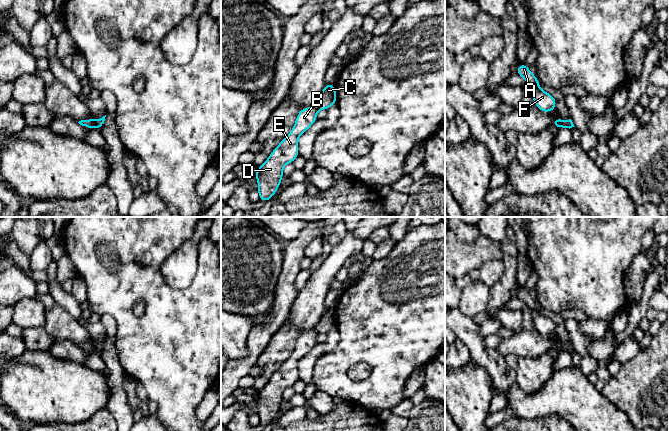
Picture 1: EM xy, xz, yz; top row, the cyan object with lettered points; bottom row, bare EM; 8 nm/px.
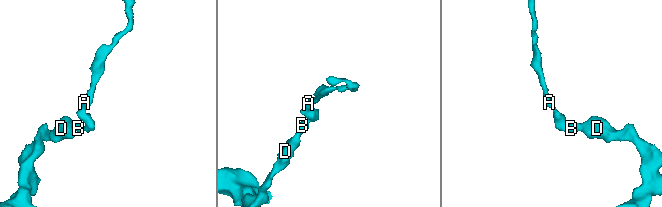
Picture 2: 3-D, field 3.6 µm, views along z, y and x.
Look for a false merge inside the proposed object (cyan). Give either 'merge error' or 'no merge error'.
merge error

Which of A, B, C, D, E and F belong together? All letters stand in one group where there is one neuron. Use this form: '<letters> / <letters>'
A C F / B D E

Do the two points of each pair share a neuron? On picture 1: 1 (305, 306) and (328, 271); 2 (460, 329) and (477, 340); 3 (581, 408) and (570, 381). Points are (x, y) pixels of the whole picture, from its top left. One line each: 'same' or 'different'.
1: same
2: same
3: same

